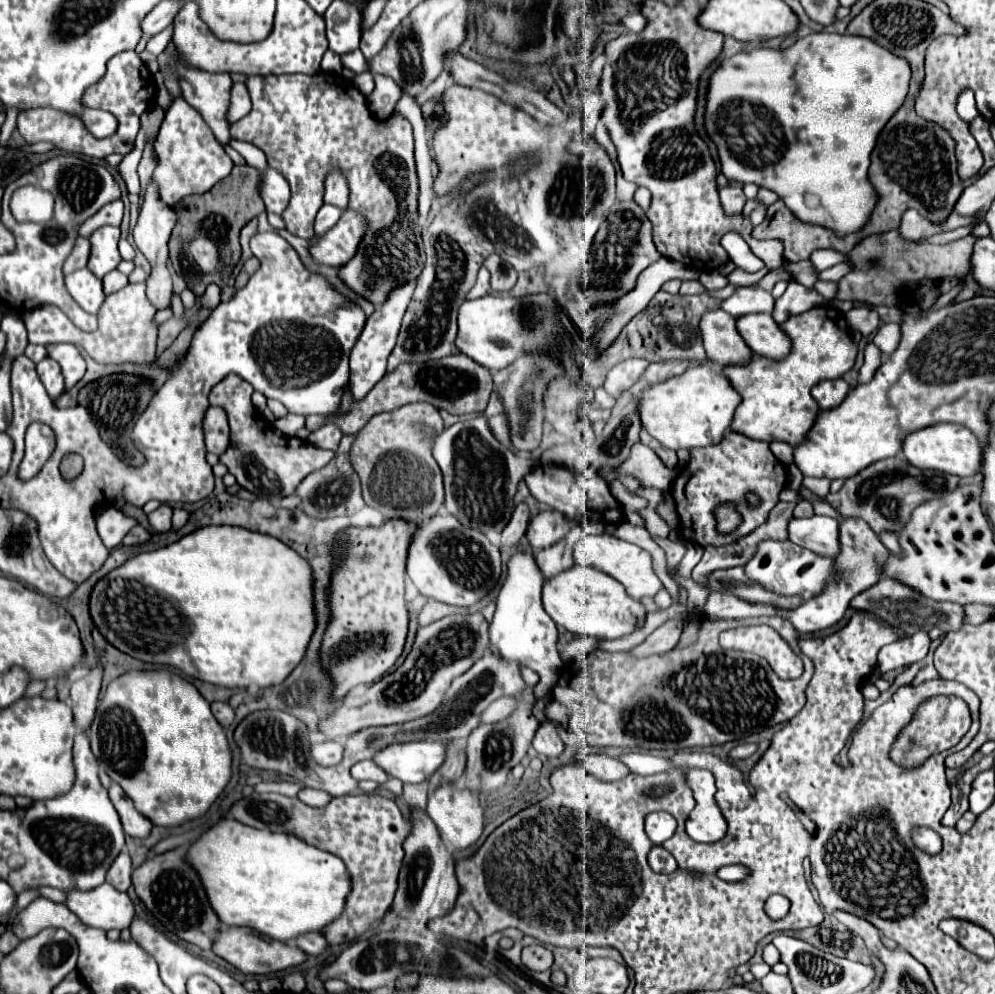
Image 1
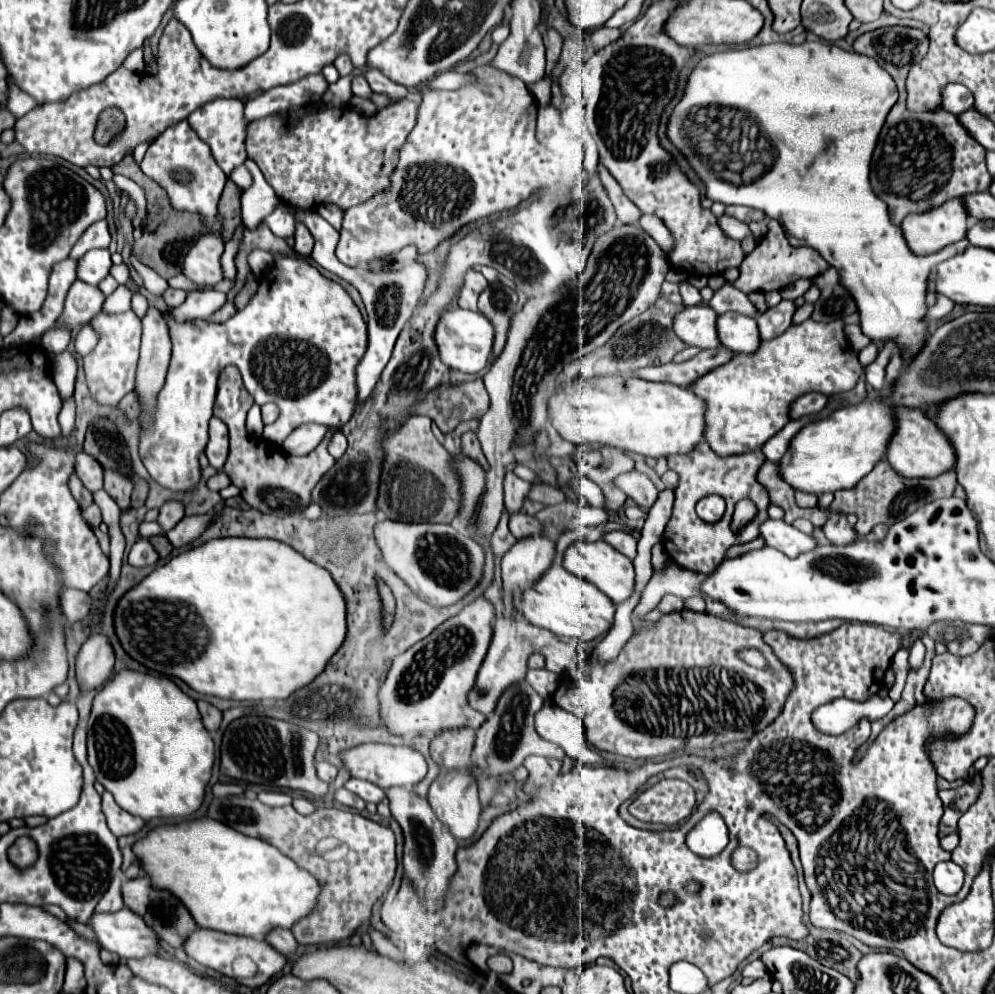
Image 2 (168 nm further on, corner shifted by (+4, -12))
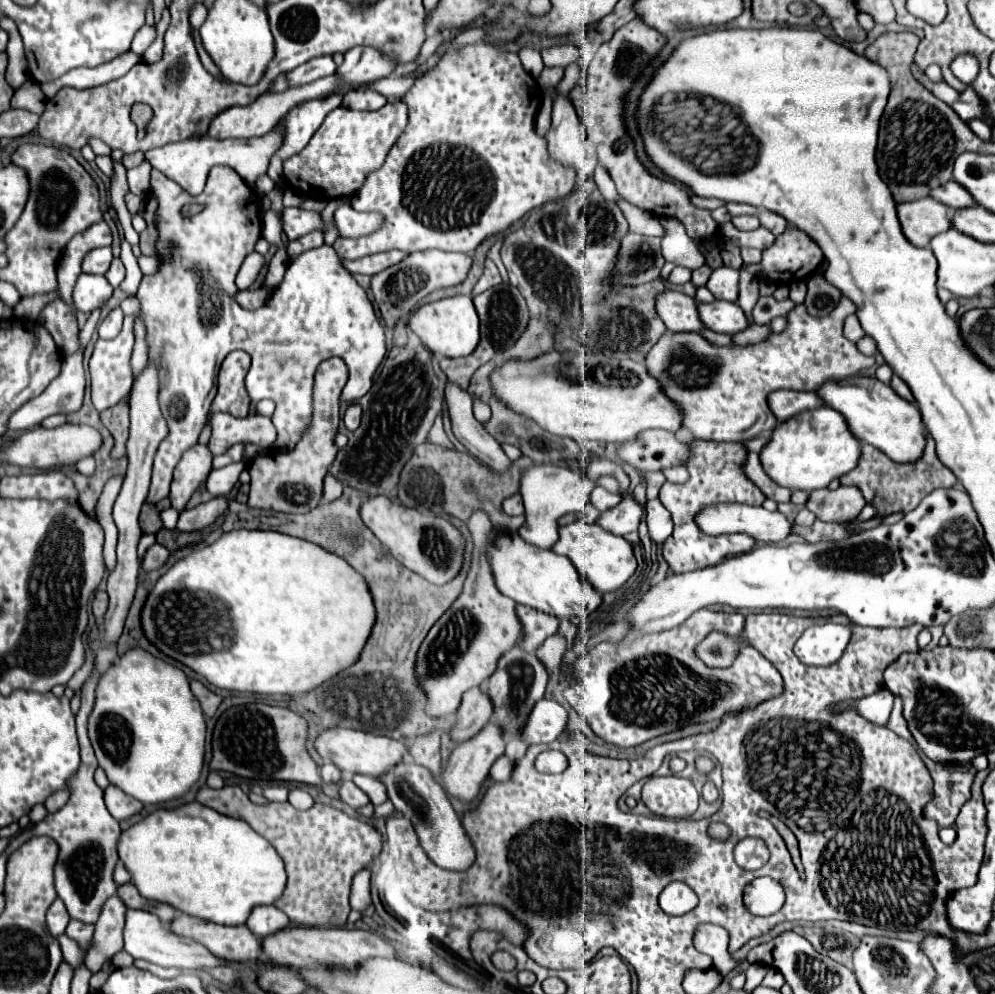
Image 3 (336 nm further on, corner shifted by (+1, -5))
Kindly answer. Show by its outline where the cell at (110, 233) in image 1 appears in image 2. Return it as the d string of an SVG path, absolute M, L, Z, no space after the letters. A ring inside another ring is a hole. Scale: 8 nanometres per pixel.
M95 248L95 250L89 250L81 260L79 260L79 266L77 266L77 278L87 282L87 284L93 284L97 286L111 270L113 262L111 262L111 254L107 248Z

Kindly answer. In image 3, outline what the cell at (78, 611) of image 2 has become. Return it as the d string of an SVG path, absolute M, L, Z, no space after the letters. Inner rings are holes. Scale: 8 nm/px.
M98 591L98 593L96 593L96 599L94 599L94 603L92 603L92 613L94 613L96 617L104 617L106 609L108 609L108 593L106 593L106 591Z

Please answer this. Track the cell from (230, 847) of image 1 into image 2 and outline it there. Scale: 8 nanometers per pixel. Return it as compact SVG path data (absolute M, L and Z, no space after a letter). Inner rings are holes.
M207 816L187 824L183 822L177 826L159 826L157 830L151 830L147 838L137 842L133 846L133 852L141 860L153 884L159 888L167 888L169 892L173 890L173 894L181 898L181 902L191 910L195 922L201 928L265 940L271 930L289 930L317 908L317 898L321 892L321 884L317 882L317 878L313 878L307 870L301 870L275 846L245 836Z

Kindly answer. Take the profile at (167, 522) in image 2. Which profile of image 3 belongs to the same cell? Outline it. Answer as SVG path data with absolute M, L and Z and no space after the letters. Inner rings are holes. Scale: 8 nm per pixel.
M196 443L182 455L180 463L174 469L174 481L170 489L170 501L174 509L182 511L186 507L192 493L200 487L200 483L206 481L210 469L212 469L212 453L208 445Z

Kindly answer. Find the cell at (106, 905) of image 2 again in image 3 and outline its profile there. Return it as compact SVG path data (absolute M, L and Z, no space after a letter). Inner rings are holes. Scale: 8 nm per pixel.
M112 895L96 923L92 947L86 953L86 965L90 971L98 971L106 961L110 961L118 951L124 949L122 941L122 929L124 929L124 915L126 915L126 905Z

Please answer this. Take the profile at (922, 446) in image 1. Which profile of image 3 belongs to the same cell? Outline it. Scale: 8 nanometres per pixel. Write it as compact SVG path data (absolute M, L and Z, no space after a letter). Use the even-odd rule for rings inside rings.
M874 377L832 379L824 383L824 387L818 387L816 395L820 395L824 405L836 409L846 419L848 429L858 441L874 445L898 463L910 463L922 455L926 437L920 411L910 401L896 395L890 385L884 385Z

